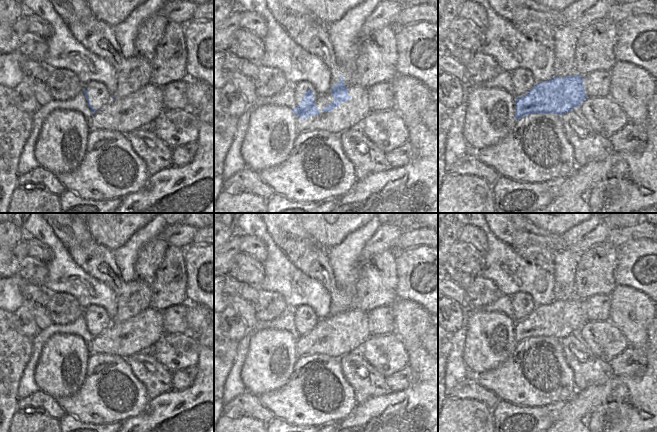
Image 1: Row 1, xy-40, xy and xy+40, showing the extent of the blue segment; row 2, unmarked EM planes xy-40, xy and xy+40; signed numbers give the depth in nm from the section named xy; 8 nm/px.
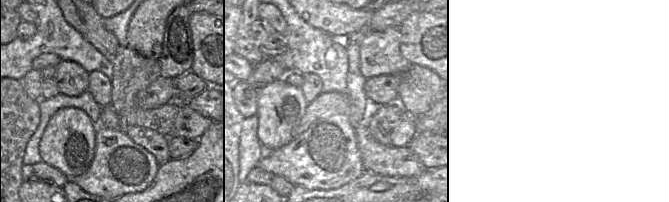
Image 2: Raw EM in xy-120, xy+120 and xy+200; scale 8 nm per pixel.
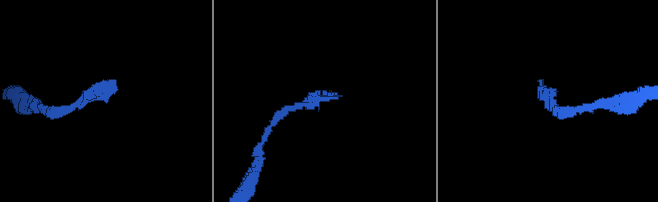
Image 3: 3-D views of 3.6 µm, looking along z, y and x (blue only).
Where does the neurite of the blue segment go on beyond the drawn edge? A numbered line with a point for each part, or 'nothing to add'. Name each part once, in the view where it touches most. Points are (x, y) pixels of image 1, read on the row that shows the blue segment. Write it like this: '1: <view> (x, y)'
1: xy (358, 105)

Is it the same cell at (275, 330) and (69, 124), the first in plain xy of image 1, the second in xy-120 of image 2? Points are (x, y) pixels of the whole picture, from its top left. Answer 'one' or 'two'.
one

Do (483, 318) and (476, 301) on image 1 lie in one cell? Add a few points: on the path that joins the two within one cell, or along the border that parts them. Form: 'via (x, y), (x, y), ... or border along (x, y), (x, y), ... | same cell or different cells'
border along (479, 309), (467, 313) | different cells

